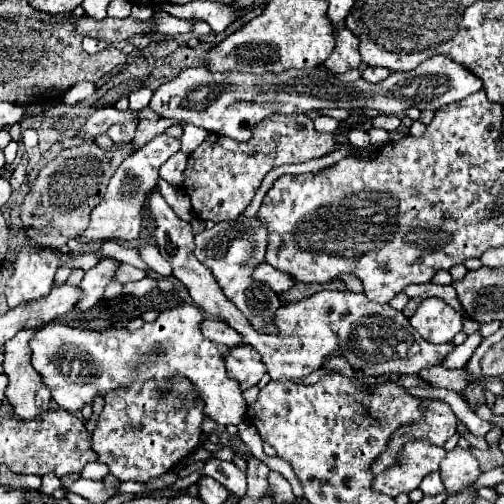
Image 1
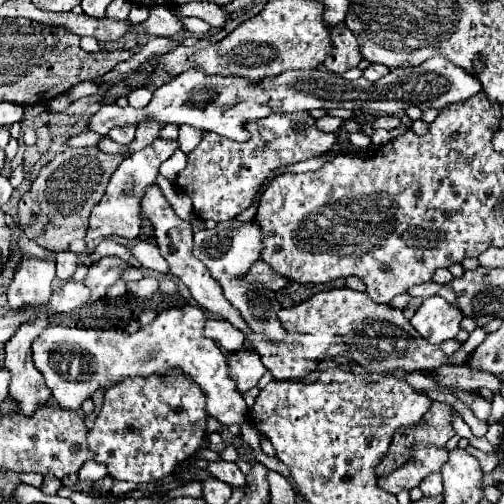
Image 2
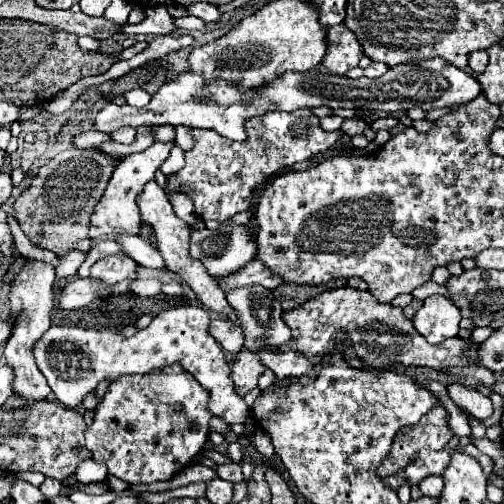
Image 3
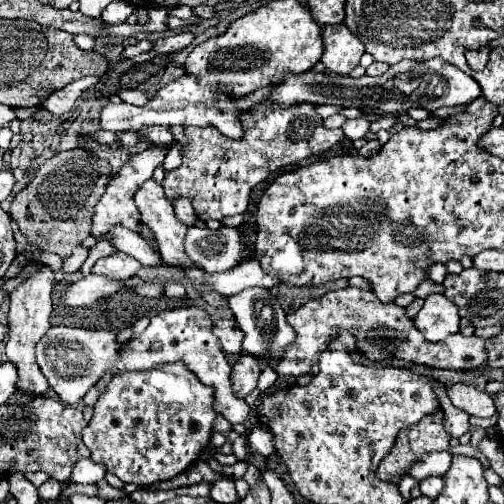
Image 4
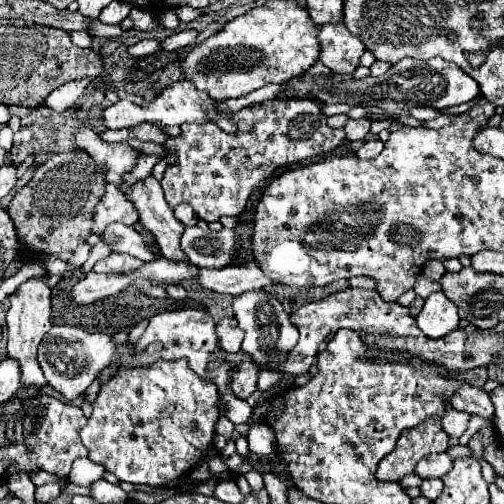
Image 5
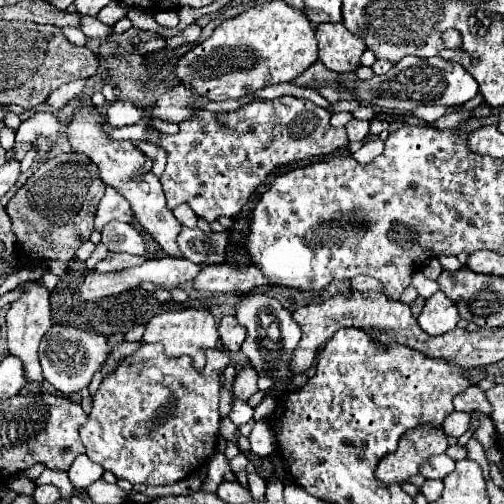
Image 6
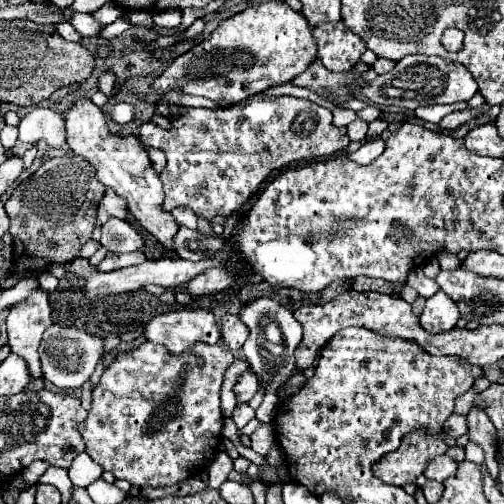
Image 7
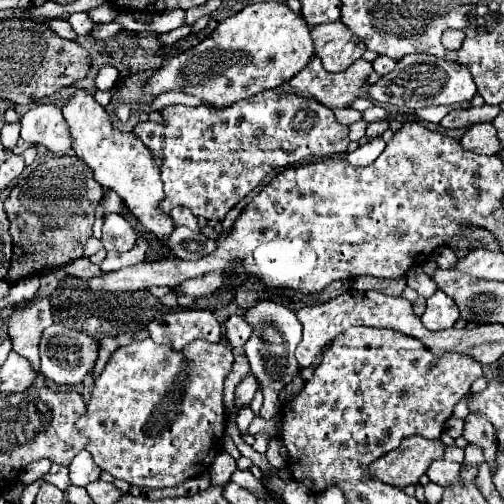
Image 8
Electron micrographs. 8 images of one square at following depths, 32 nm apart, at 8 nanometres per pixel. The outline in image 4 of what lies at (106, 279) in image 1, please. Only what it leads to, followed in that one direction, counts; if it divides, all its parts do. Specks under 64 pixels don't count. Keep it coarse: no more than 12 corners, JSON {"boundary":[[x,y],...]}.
{"boundary":[[128,254],[100,258],[92,272],[130,278],[142,268]]}

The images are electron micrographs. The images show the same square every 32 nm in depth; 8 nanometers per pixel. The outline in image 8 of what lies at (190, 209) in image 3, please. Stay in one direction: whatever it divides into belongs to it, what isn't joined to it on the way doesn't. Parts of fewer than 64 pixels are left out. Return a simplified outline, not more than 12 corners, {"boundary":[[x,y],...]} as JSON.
{"boundary":[[184,206],[172,208],[174,226],[200,232],[196,216]]}

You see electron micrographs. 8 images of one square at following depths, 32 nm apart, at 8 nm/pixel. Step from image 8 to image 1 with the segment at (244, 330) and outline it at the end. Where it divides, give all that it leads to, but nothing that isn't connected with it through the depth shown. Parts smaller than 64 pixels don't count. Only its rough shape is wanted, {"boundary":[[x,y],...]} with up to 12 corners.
{"boundary":[[204,320],[202,334],[224,350],[242,344],[222,320]]}

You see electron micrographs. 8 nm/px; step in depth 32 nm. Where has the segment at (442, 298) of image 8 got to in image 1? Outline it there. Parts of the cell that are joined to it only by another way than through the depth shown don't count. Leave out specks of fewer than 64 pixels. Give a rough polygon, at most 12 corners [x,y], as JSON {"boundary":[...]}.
{"boundary":[[424,298],[410,324],[442,344],[462,330],[462,314],[444,300]]}

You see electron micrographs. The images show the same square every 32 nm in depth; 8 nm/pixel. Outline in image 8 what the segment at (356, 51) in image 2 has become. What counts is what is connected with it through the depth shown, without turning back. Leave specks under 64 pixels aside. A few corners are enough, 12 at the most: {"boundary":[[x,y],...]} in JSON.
{"boundary":[[342,22],[310,30],[328,72],[342,72],[366,52]]}

